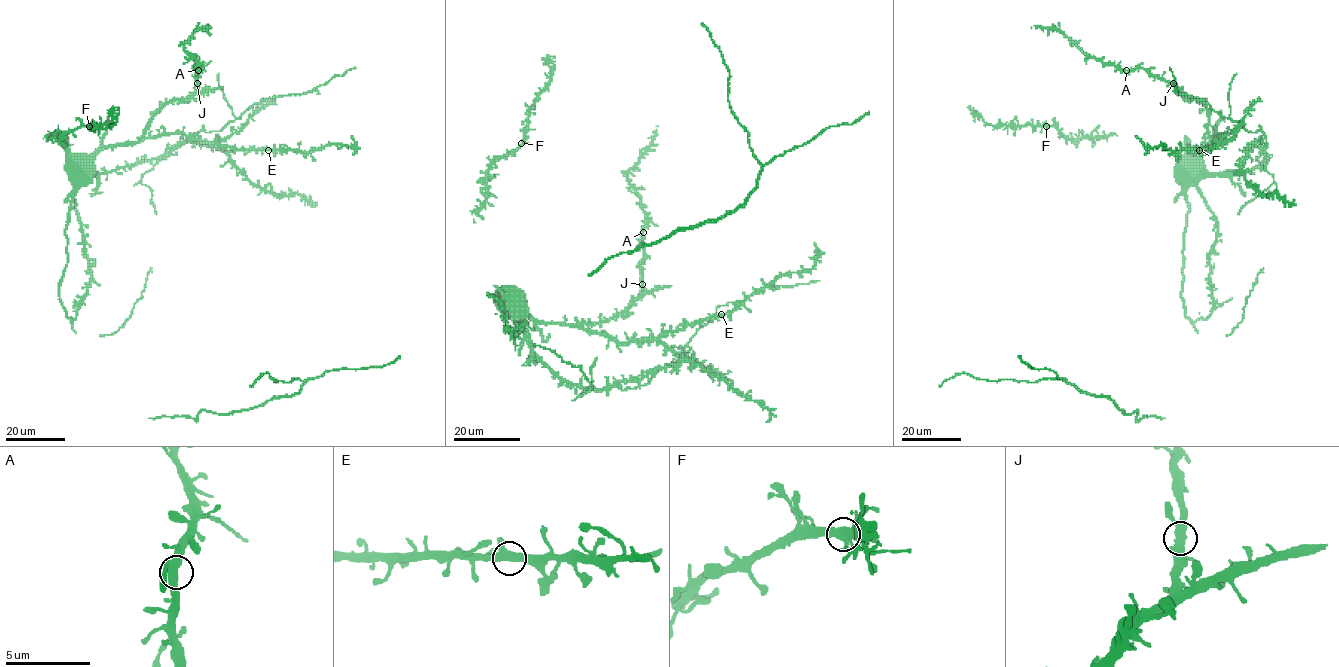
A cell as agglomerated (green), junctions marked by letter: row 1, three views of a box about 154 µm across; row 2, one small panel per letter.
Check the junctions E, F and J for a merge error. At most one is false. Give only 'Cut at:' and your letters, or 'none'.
Cut at: none

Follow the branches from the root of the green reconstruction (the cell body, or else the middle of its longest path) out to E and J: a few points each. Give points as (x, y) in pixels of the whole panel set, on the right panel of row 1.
E: (1212, 307), (1208, 257), (1217, 221), (1196, 182), (1202, 154), (1225, 133), (1214, 147), (1199, 150)
J: (1212, 307), (1208, 257), (1217, 221), (1196, 183), (1209, 140), (1208, 109), (1173, 84)

